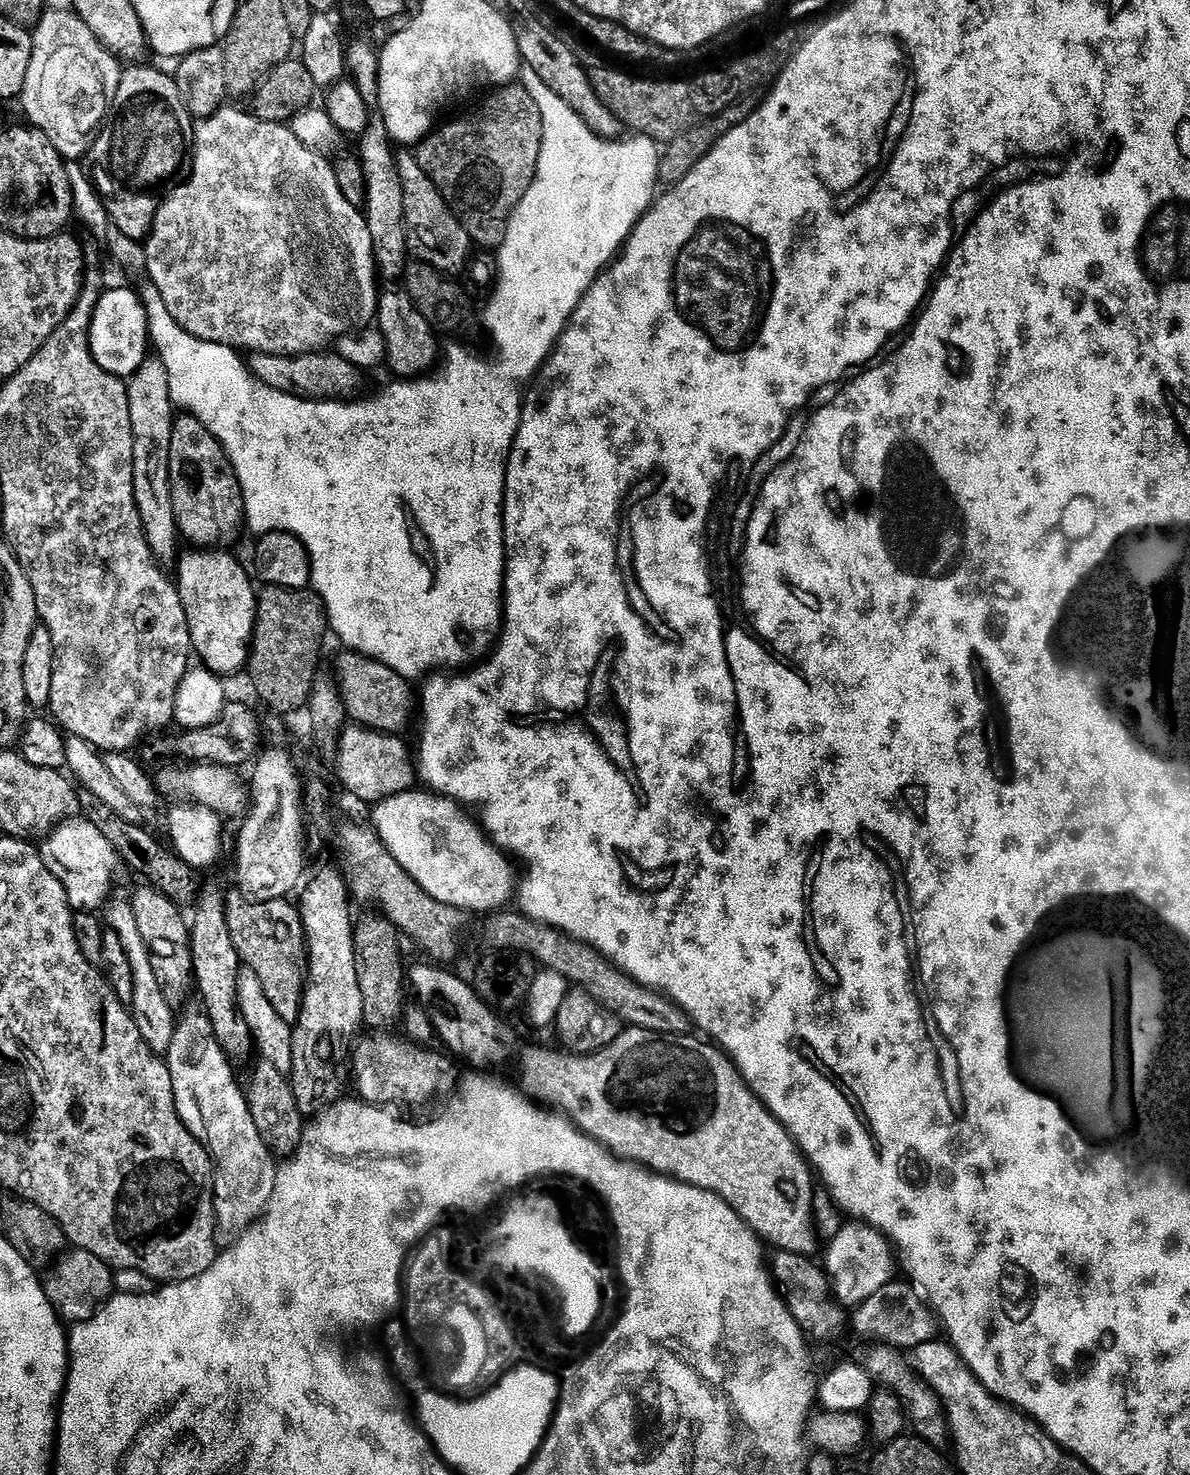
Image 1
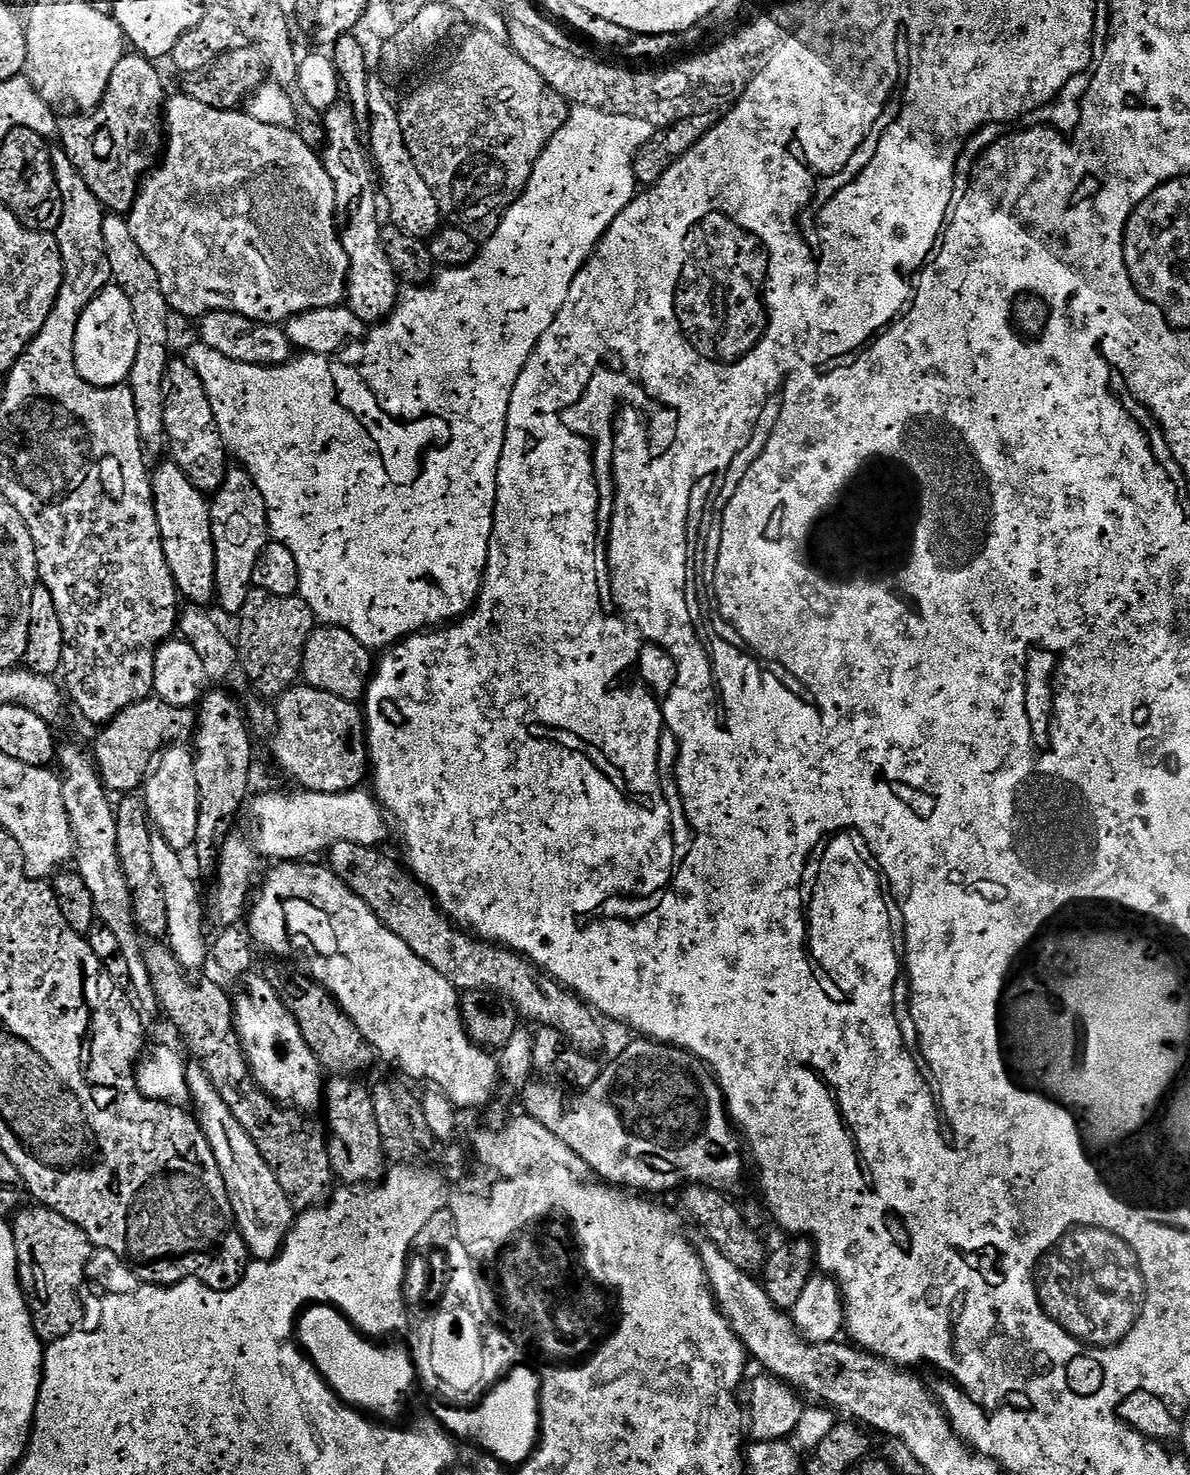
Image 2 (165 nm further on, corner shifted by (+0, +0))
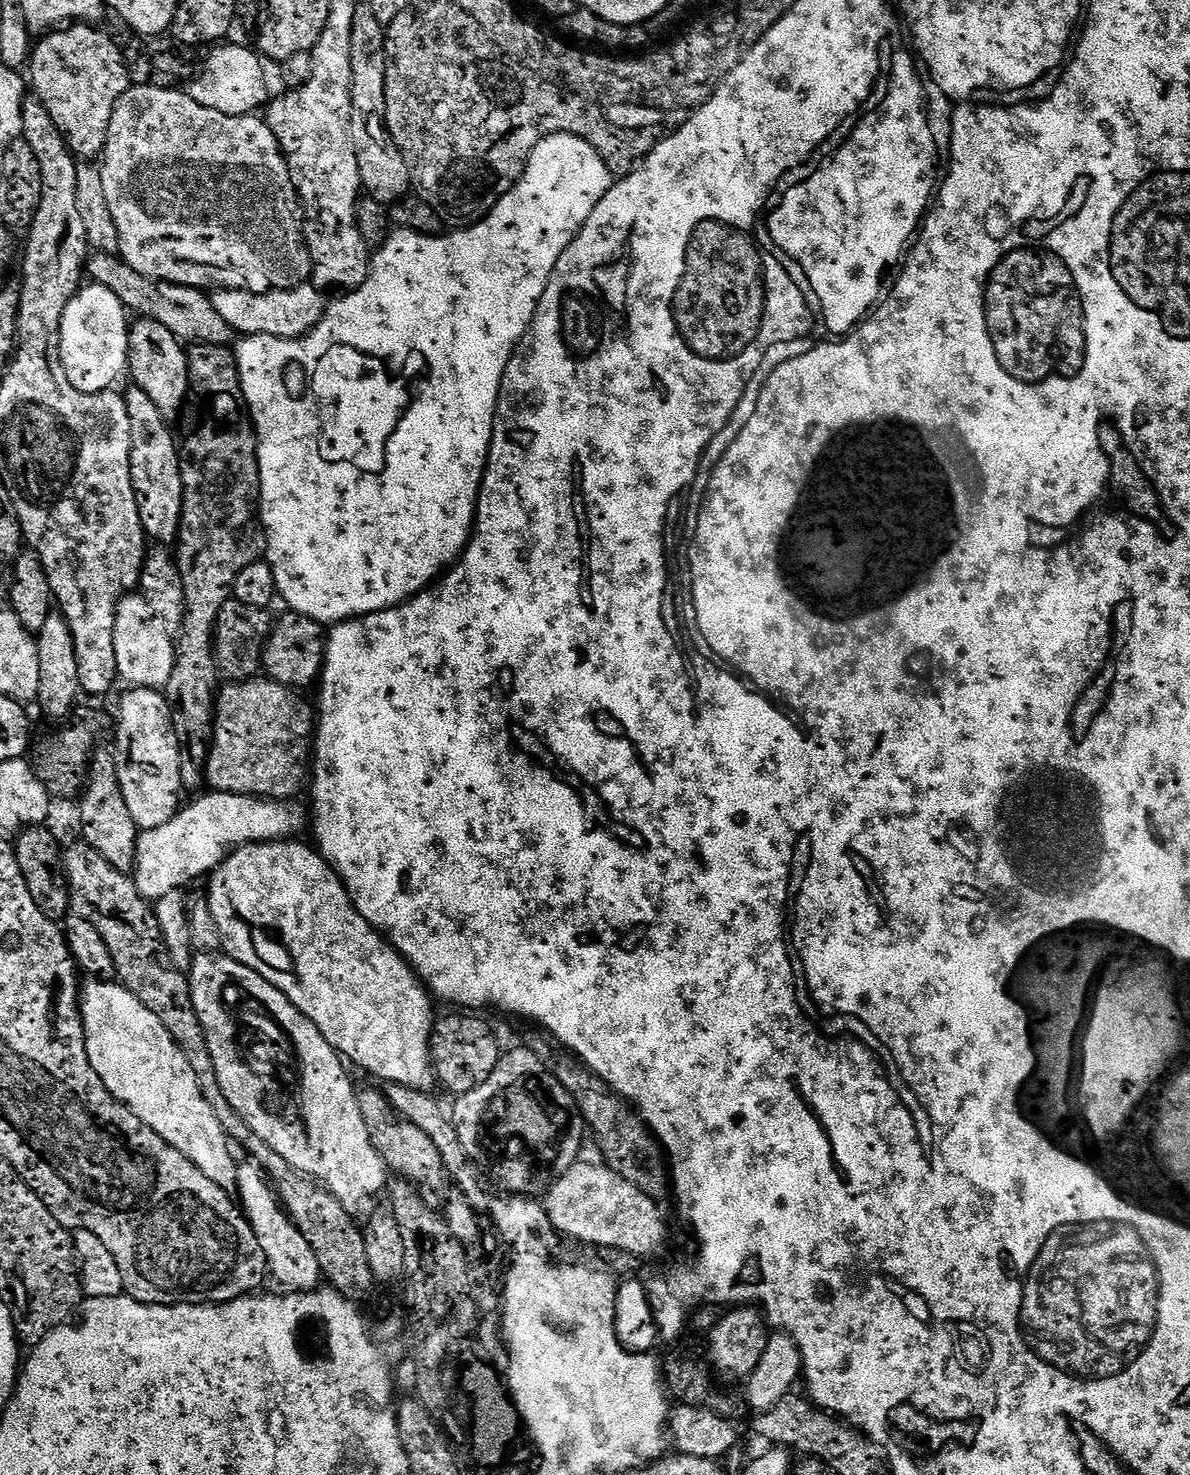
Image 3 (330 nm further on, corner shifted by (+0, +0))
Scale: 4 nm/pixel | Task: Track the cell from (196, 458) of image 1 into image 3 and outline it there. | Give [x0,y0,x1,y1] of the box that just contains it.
[126,318,188,422]

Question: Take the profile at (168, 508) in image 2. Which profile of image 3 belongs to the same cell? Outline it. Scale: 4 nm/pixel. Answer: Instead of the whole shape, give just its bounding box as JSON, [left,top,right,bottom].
[123,386,184,546]

